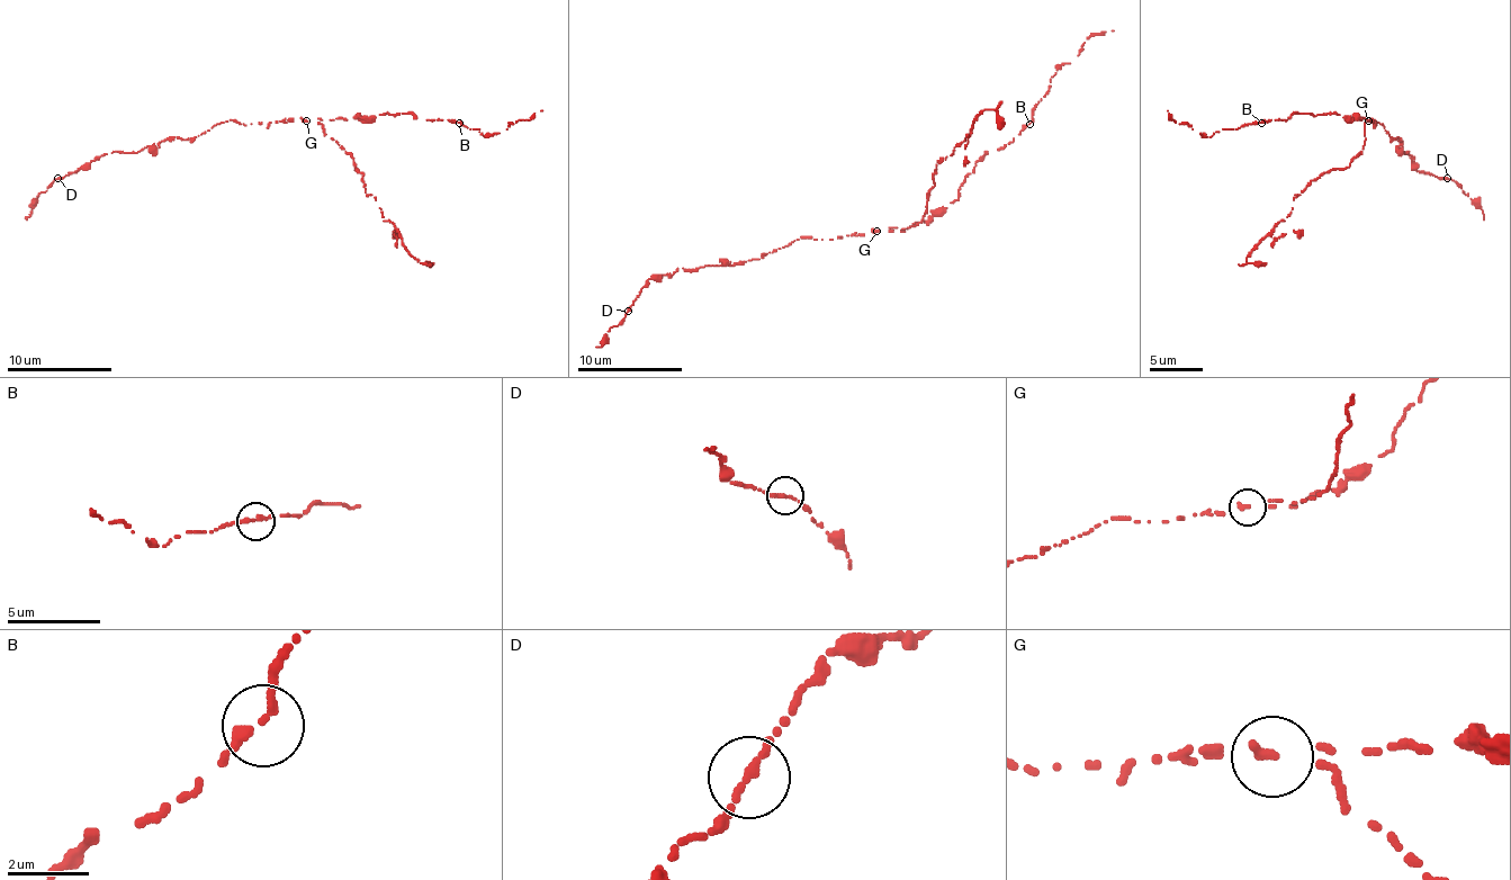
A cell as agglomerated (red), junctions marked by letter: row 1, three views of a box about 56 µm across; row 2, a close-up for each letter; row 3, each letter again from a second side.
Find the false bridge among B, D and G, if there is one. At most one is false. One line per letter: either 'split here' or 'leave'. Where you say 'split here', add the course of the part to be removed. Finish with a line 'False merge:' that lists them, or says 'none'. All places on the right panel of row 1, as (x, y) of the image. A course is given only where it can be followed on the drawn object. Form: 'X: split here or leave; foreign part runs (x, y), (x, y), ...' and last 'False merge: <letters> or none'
B: leave
D: leave
G: split here; foreign part runs (1368, 120), (1364, 150), (1348, 168), (1319, 176), (1295, 196), (1291, 215), (1246, 257), (1267, 265)
False merge: G

